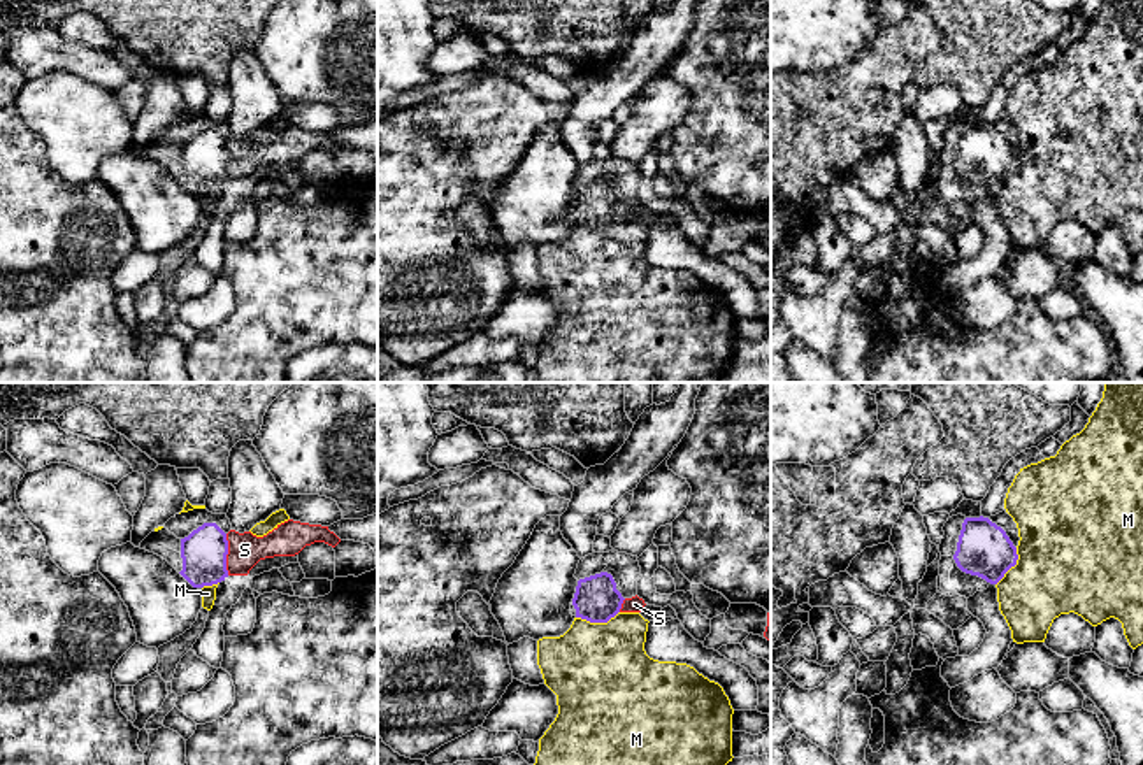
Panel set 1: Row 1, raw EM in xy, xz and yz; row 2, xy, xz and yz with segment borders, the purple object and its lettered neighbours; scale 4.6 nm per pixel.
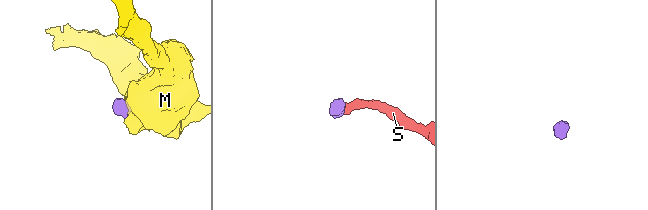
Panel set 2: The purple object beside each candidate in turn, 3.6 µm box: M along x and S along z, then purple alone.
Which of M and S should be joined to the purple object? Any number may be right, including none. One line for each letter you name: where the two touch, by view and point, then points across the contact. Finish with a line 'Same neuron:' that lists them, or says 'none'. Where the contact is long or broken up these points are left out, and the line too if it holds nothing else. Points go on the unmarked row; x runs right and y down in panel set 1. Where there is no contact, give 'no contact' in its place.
S: xy (227, 160) | across xy (204, 158), (227, 160), (244, 157)
Same neuron: S

